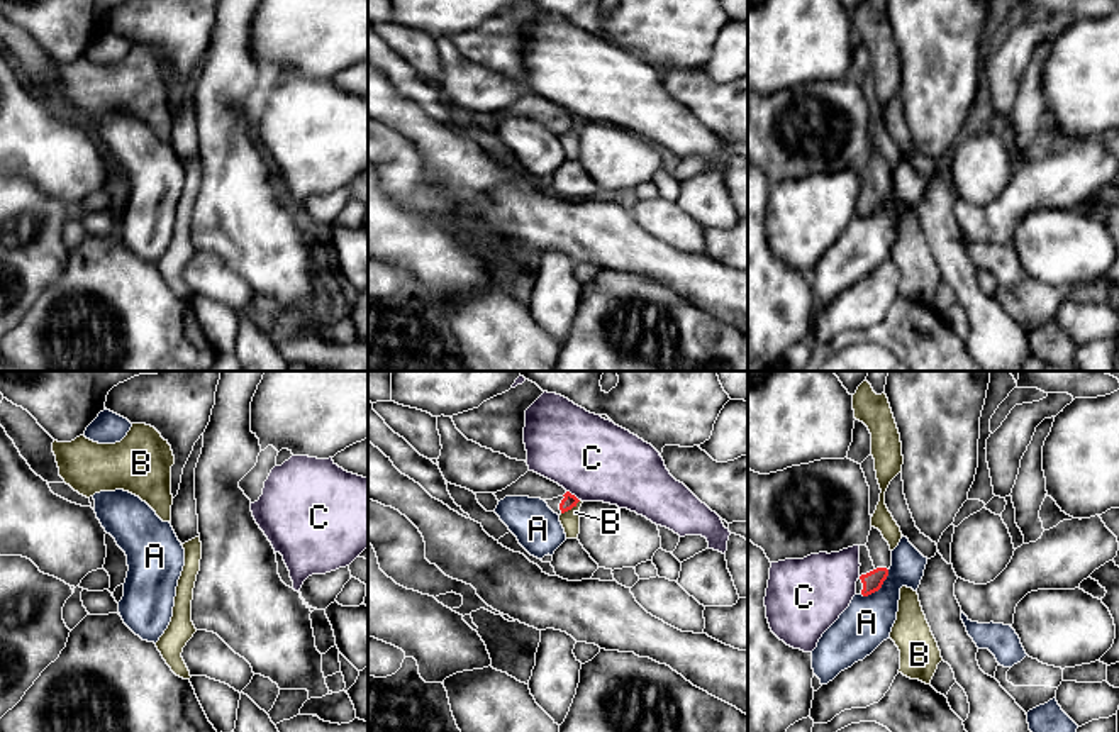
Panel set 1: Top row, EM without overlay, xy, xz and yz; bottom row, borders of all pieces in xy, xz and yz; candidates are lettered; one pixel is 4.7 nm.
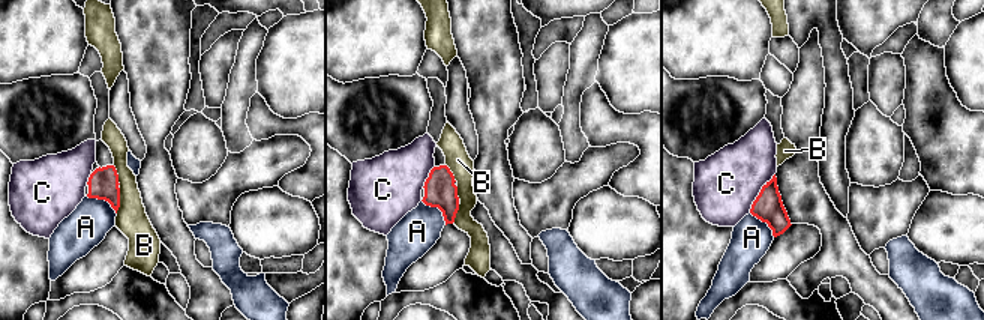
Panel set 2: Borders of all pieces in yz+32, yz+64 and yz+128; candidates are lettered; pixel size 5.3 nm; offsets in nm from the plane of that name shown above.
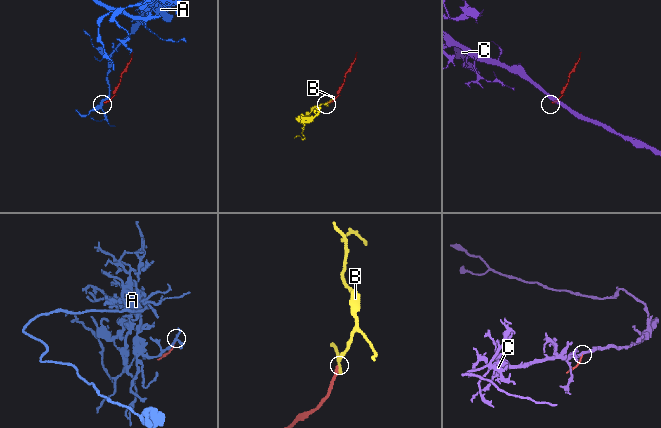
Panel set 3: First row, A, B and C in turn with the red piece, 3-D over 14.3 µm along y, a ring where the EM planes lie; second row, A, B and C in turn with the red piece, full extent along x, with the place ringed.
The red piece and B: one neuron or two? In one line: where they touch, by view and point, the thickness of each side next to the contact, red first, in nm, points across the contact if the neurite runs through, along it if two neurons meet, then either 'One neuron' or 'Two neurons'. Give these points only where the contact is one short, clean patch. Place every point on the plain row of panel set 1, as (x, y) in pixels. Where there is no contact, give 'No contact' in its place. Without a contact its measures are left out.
Touches red at xz (570, 129). Thickness 70 nm (red) against 90 nm. Boundary: xz (580, 121), (562, 134). Two neurons

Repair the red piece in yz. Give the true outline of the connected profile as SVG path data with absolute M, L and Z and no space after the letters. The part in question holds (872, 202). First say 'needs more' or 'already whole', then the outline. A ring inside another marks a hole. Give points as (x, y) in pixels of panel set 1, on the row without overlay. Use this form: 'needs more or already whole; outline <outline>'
needs more; outline M871 147L868 163L860 166L860 198L856 215L868 217L878 212L892 186L892 171L882 152Z

